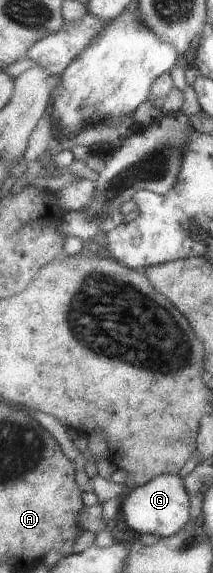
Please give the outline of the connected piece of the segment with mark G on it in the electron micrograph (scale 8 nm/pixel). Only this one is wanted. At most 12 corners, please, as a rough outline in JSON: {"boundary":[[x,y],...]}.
{"boundary":[[168,472],[131,489],[128,529],[163,538],[188,521],[188,495]]}

